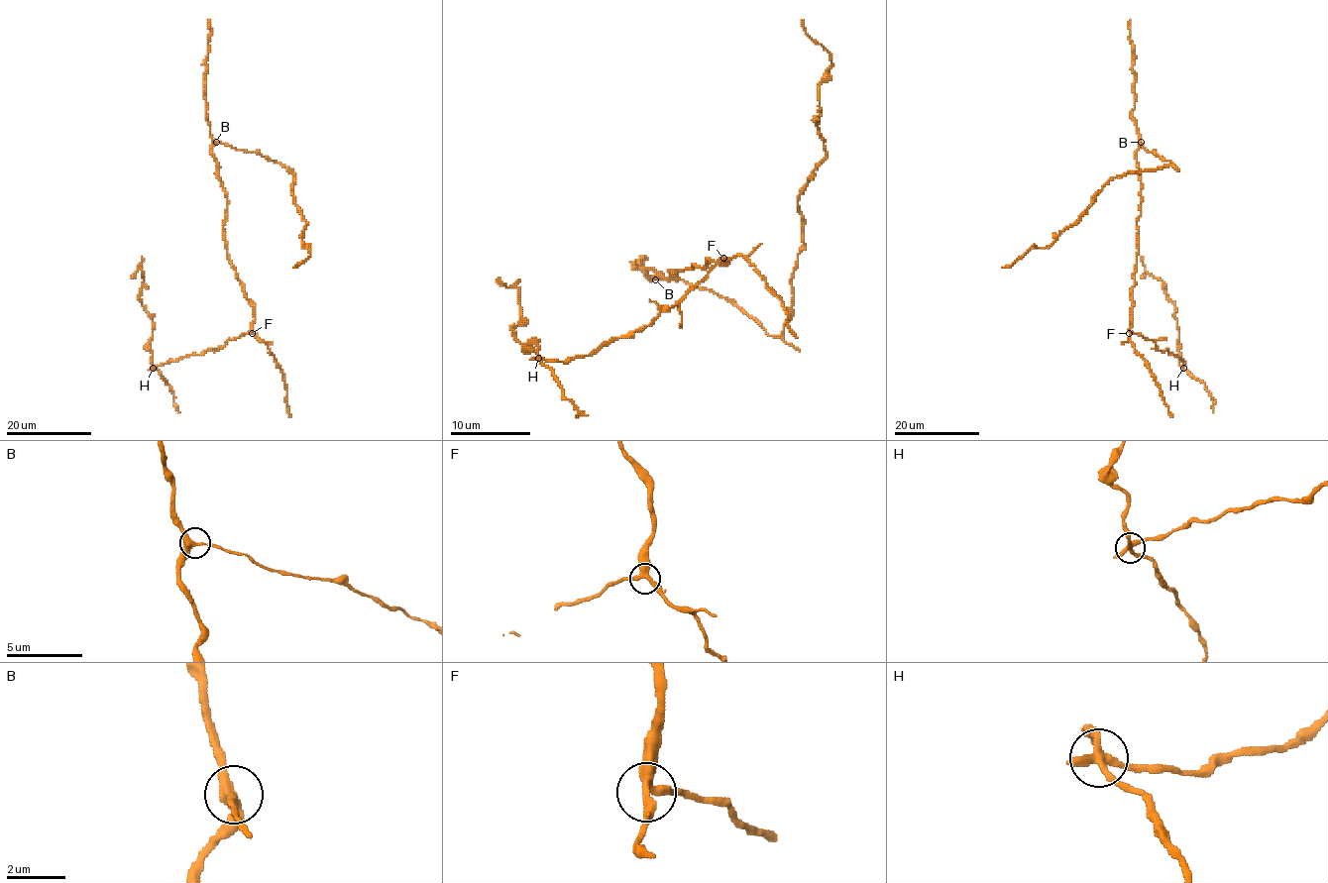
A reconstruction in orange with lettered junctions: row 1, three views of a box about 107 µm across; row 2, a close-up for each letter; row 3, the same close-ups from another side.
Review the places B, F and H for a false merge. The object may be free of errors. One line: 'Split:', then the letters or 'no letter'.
Split: H

